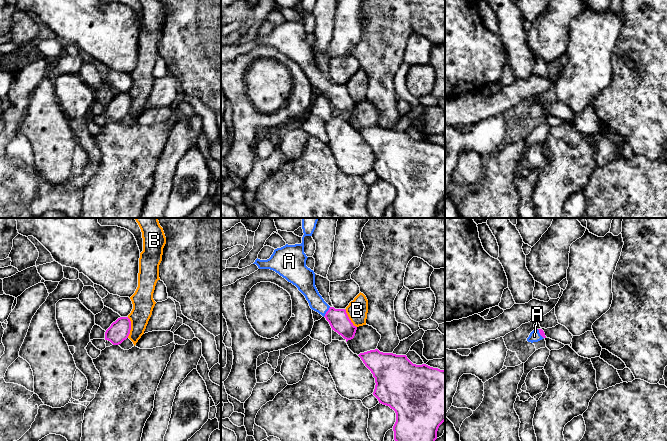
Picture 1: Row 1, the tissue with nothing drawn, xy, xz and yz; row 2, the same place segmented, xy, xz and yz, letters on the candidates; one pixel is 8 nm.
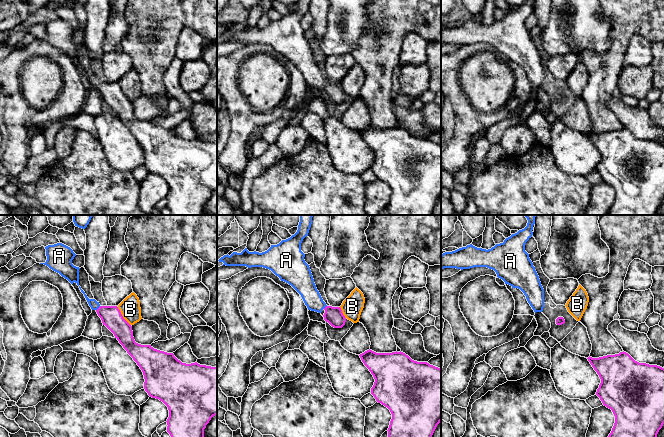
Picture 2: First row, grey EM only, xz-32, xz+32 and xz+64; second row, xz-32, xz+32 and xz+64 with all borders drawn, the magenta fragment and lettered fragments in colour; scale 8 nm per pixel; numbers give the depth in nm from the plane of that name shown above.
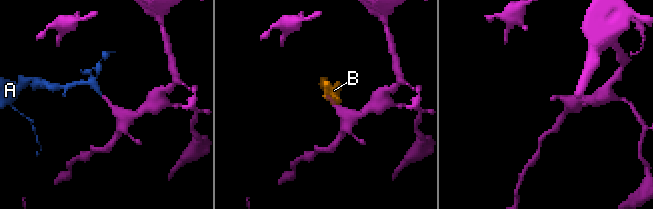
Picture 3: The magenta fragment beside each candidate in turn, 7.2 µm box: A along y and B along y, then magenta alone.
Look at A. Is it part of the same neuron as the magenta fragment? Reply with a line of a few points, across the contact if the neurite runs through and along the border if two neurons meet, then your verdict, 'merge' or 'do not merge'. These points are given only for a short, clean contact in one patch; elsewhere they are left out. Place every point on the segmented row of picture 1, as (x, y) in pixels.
xz (338, 319), (326, 312), (316, 302), (307, 288) | merge

